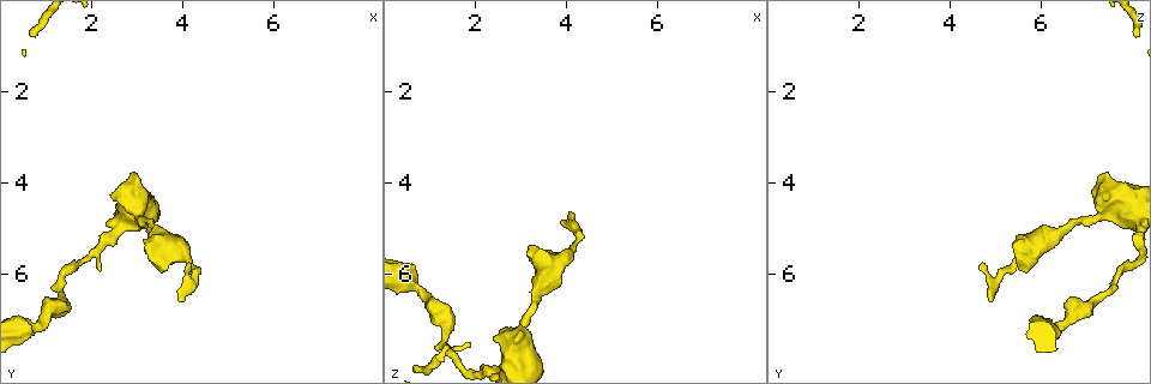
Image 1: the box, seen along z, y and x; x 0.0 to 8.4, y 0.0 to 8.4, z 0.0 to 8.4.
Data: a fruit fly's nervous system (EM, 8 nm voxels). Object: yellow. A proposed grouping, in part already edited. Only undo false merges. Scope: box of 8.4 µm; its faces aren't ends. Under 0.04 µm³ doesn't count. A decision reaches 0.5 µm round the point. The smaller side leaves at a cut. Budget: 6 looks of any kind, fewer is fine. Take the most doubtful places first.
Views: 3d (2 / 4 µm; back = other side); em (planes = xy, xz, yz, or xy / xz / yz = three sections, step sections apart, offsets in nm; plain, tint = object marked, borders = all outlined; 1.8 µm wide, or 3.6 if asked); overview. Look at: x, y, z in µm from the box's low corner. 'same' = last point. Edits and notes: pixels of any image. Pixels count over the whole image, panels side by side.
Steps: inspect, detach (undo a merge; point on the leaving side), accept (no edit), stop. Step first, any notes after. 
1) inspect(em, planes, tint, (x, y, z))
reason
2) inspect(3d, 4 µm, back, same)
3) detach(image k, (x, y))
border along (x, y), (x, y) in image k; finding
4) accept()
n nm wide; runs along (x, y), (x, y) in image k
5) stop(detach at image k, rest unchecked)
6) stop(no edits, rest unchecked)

inspect(3d, 4 µm, (1.35, 6.65, 7.15))
sudden change in width

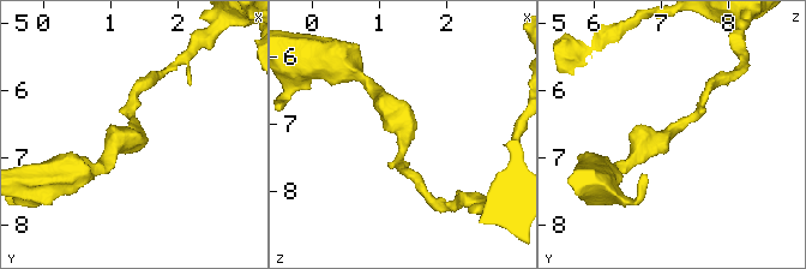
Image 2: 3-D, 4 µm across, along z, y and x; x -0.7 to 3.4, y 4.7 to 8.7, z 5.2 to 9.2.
inspect(em, planes, tint, (1.35, 6.60, 7.15))
now the EM

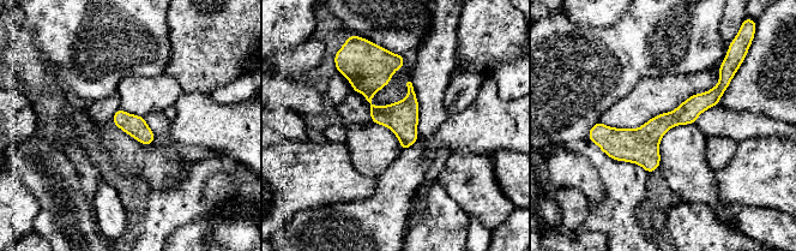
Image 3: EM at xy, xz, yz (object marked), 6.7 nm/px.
accept()
runs along (723, 85), (645, 138), (592, 132) in image 3; one neuron here

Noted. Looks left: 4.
inspect(3d, 4 µm, (3.65, 5.30, 5.80))
sudden change in width

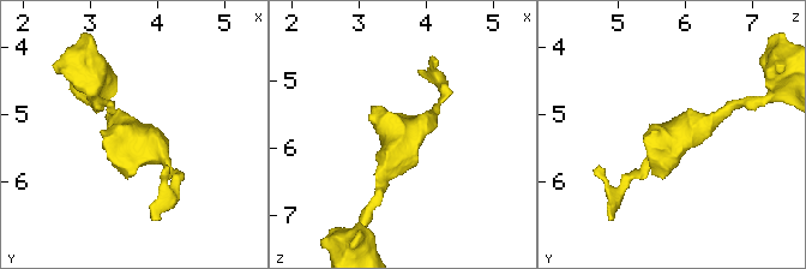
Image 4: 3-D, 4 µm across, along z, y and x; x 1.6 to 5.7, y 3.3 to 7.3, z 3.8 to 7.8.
inspect(em, xy, step 4, tint, (3.70, 5.35, 5.85))

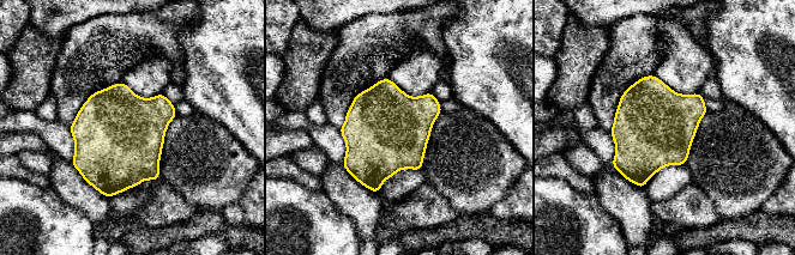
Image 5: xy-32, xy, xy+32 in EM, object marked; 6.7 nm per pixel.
accept()
one neuron here

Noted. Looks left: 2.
inspect(3d, 4 µm, (3.00, 4.50, 7.40))
calibre changes

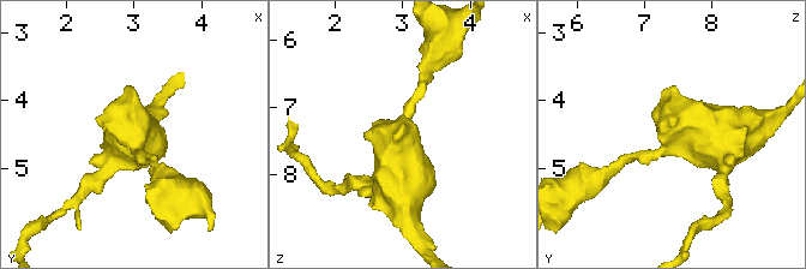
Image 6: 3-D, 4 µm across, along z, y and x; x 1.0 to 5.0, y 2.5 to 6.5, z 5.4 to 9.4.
inspect(em, planes, tint, (3.00, 4.50, 7.45))
now the EM

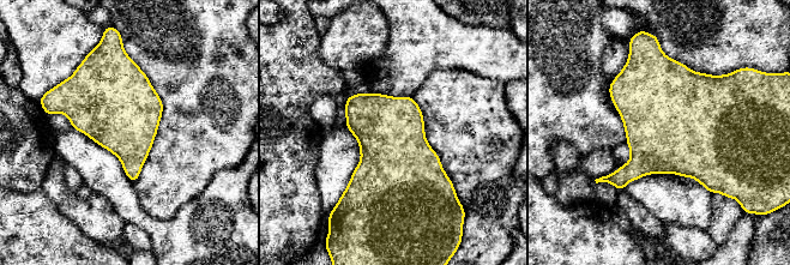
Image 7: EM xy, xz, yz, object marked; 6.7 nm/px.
accept()
continuous, no second neuron

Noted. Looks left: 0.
stop(no edits, rest unchecked)

